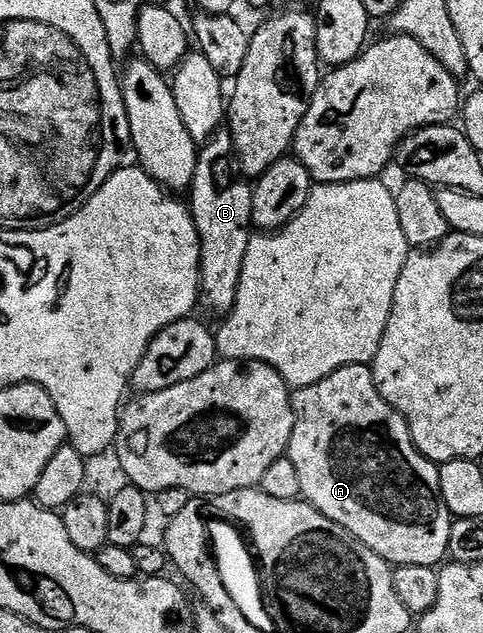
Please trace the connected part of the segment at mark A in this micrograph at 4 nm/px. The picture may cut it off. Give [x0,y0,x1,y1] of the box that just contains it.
[287,365,455,566]

